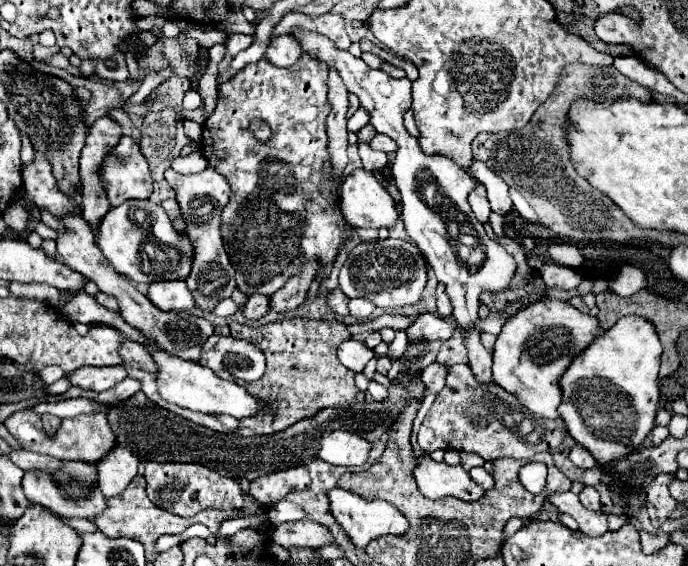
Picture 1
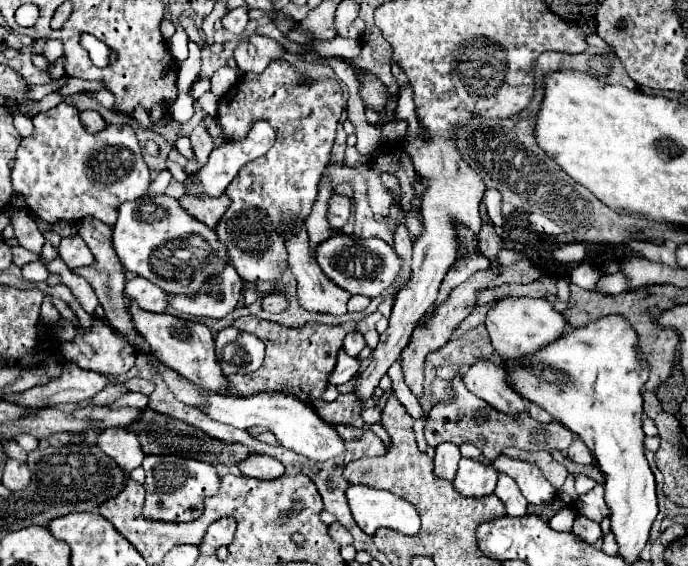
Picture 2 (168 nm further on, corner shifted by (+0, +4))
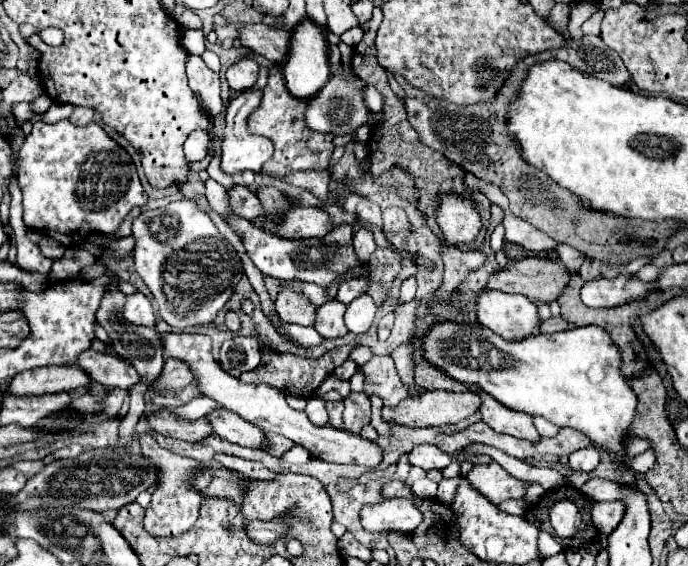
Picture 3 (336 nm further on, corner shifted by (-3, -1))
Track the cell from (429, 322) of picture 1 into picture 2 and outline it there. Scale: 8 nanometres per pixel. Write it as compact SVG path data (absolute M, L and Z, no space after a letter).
M618 271L618 273L614 273L614 275L602 273L602 277L600 277L600 281L598 281L600 291L602 291L602 293L610 293L610 295L626 293L626 291L628 291L626 285L628 285L628 277L626 277L622 271Z

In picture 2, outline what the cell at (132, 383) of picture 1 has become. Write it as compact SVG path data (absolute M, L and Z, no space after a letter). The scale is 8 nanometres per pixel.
M134 377L130 381L124 383L130 391L138 391L138 393L144 393L144 395L150 395L154 391L154 381L148 381L148 379L140 379L140 377Z

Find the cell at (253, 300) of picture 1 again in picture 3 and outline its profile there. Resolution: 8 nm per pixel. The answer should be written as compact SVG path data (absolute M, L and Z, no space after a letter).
M281 290L275 300L275 308L283 322L293 322L293 324L301 324L301 326L315 324L317 306L293 290Z

